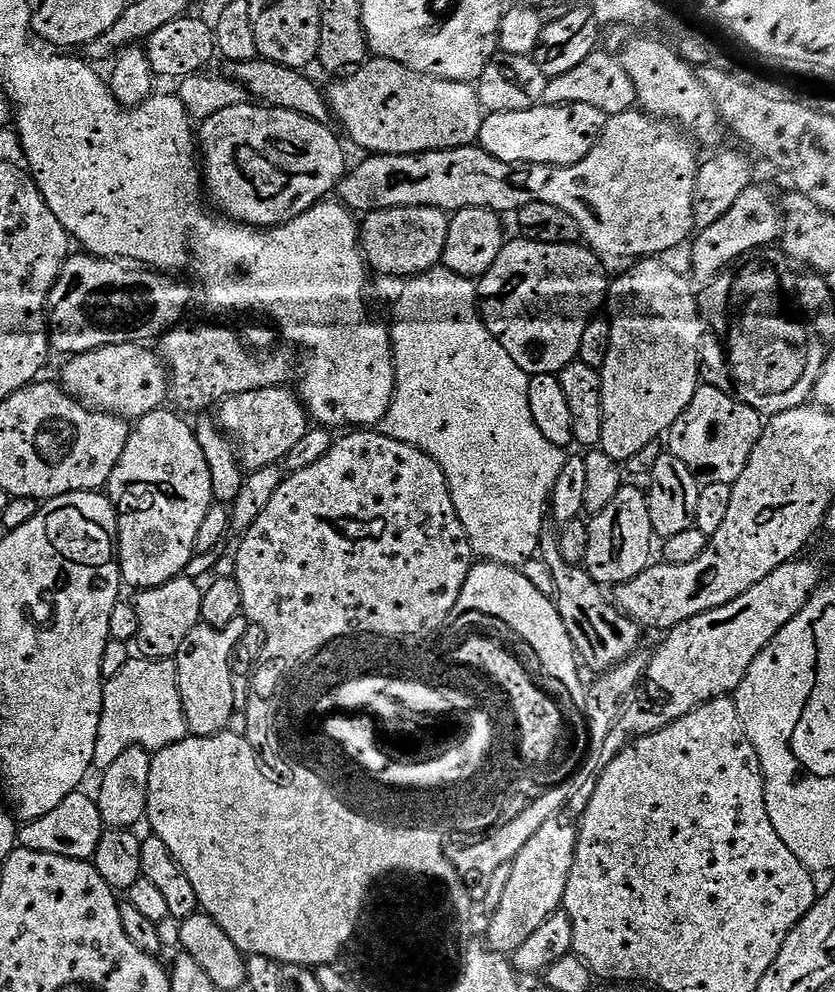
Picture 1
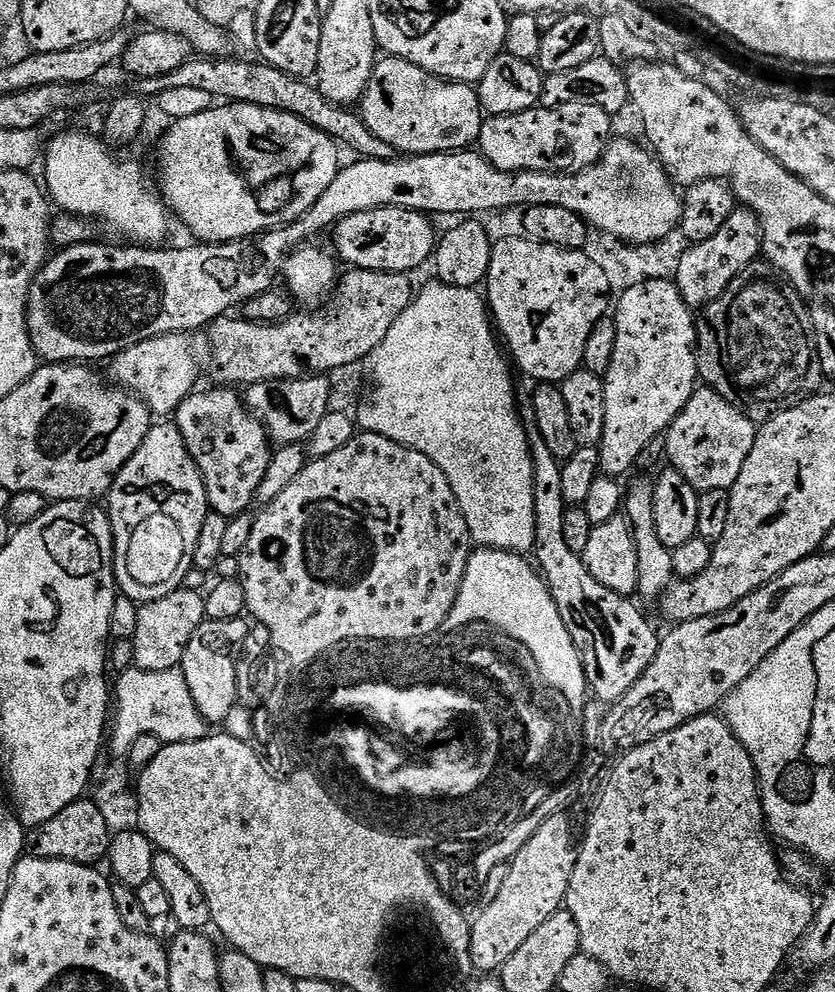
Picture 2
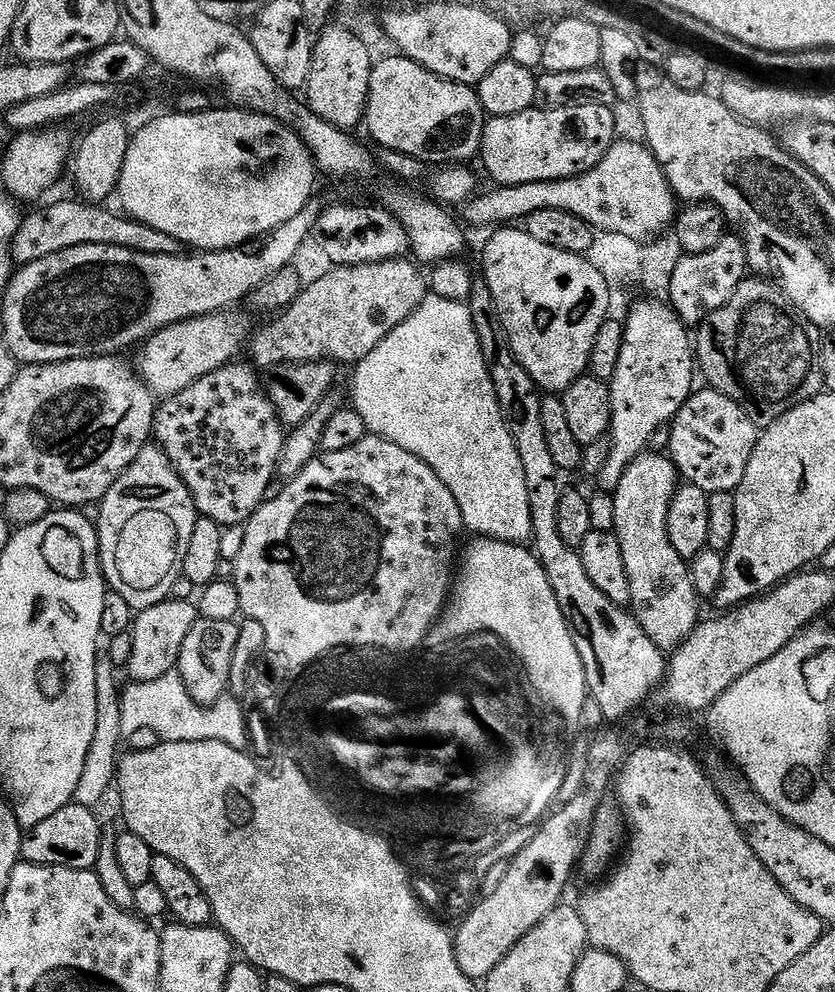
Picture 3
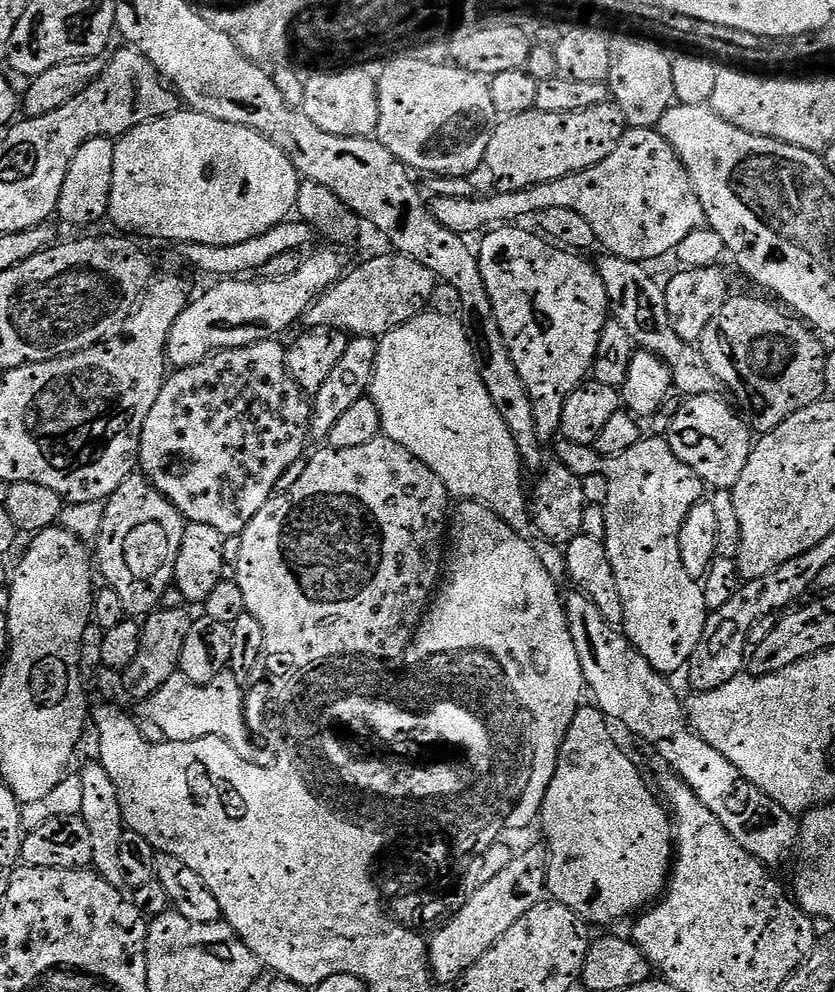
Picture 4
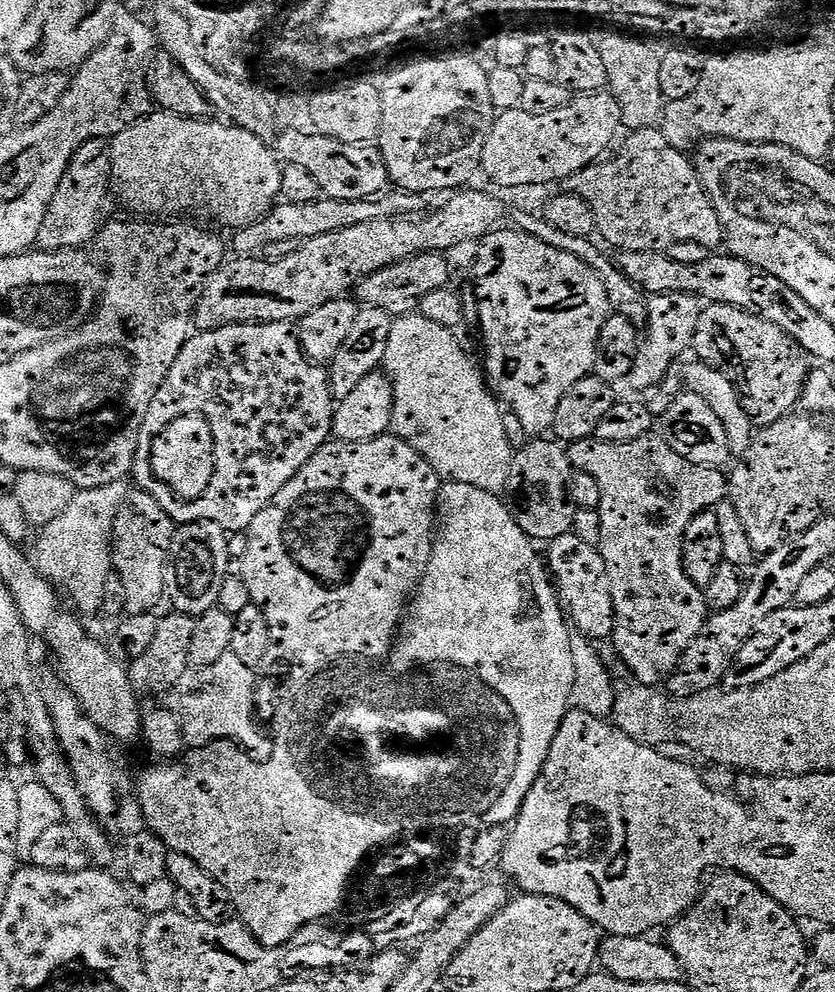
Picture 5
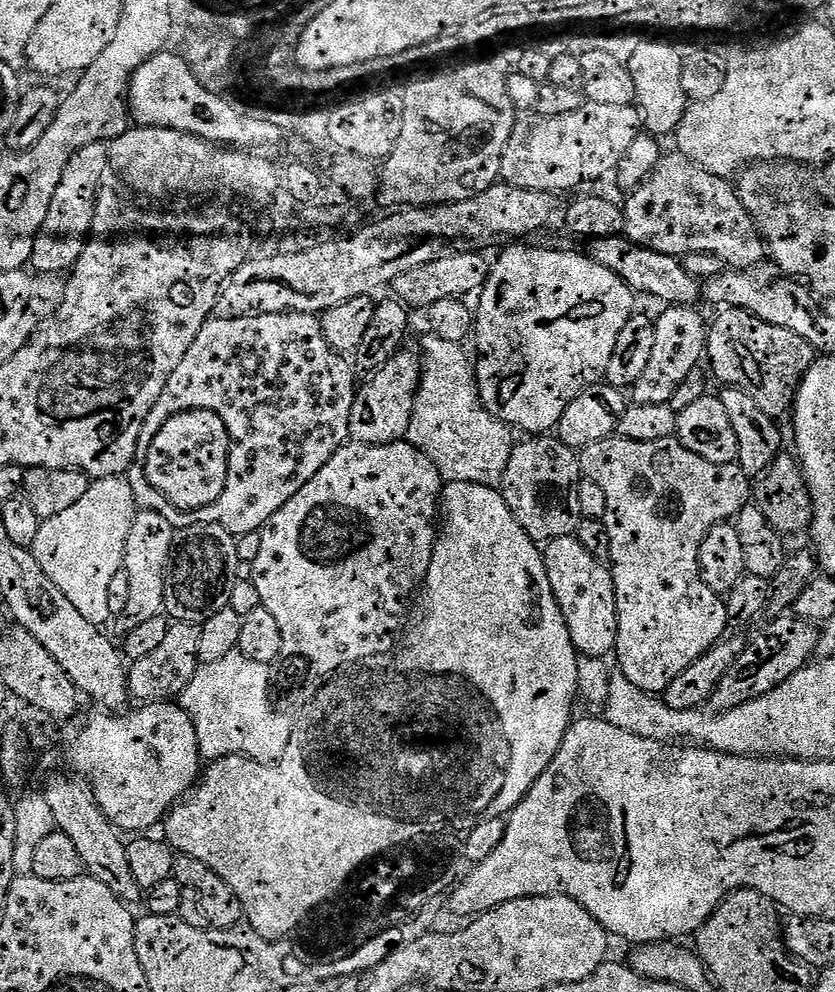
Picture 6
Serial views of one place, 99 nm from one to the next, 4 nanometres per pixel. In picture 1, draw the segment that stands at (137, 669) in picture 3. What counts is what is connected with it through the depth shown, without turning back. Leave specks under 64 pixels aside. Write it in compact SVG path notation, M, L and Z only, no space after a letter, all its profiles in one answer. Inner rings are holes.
M191 575L175 576L170 582L162 582L162 586L142 588L136 596L136 648L145 660L170 660L177 655L179 647L185 641L190 630L202 623L202 600L205 589L191 580Z

